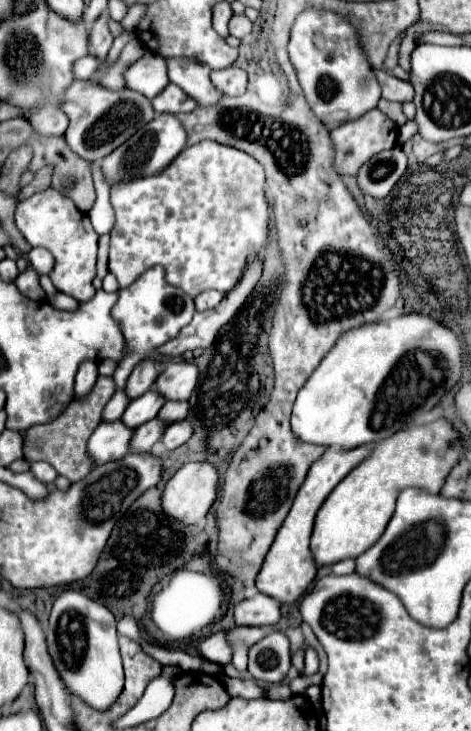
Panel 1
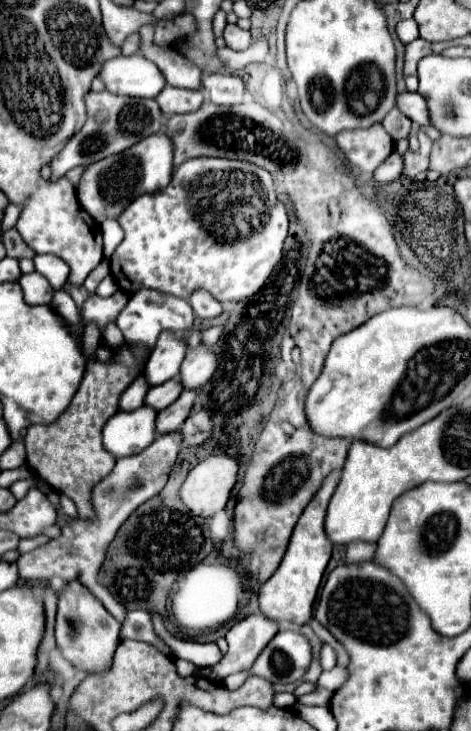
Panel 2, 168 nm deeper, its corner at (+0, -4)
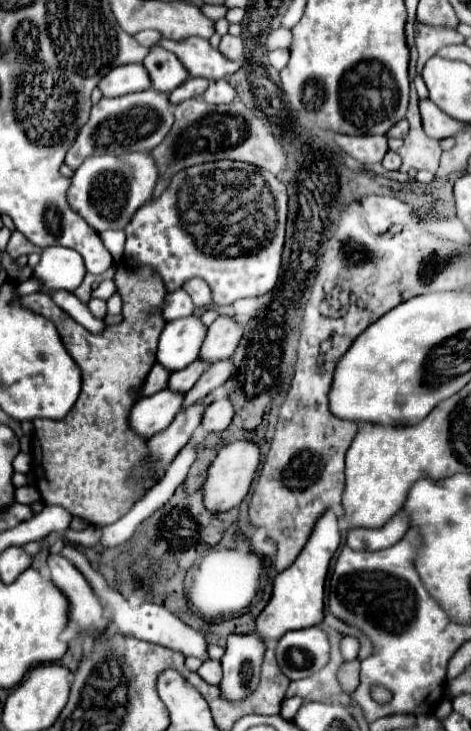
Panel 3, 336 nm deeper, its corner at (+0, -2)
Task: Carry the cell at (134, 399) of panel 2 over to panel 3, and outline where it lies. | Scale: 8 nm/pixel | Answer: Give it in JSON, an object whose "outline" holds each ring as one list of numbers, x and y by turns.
{"outline":[[155,362,155,366,151,368,151,372,149,372,149,376,147,376,147,380,145,380,143,388,141,388,141,394,151,396,151,394,167,388,169,376,171,376,171,372,165,370,165,366,161,366,159,362]]}

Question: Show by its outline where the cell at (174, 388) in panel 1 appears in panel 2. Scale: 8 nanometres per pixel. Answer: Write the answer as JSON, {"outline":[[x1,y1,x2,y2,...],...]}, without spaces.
{"outline":[[199,346,197,350,187,350,177,380,185,390,199,390,213,376,215,368,217,368,217,358,213,350]]}

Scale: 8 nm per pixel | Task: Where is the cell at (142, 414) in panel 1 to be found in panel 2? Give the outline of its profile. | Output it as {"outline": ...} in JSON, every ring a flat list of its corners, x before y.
{"outline":[[169,380,165,384,153,386,145,396,145,406,151,406,155,412,161,412,179,398,181,390,183,390,183,386,177,380]]}

